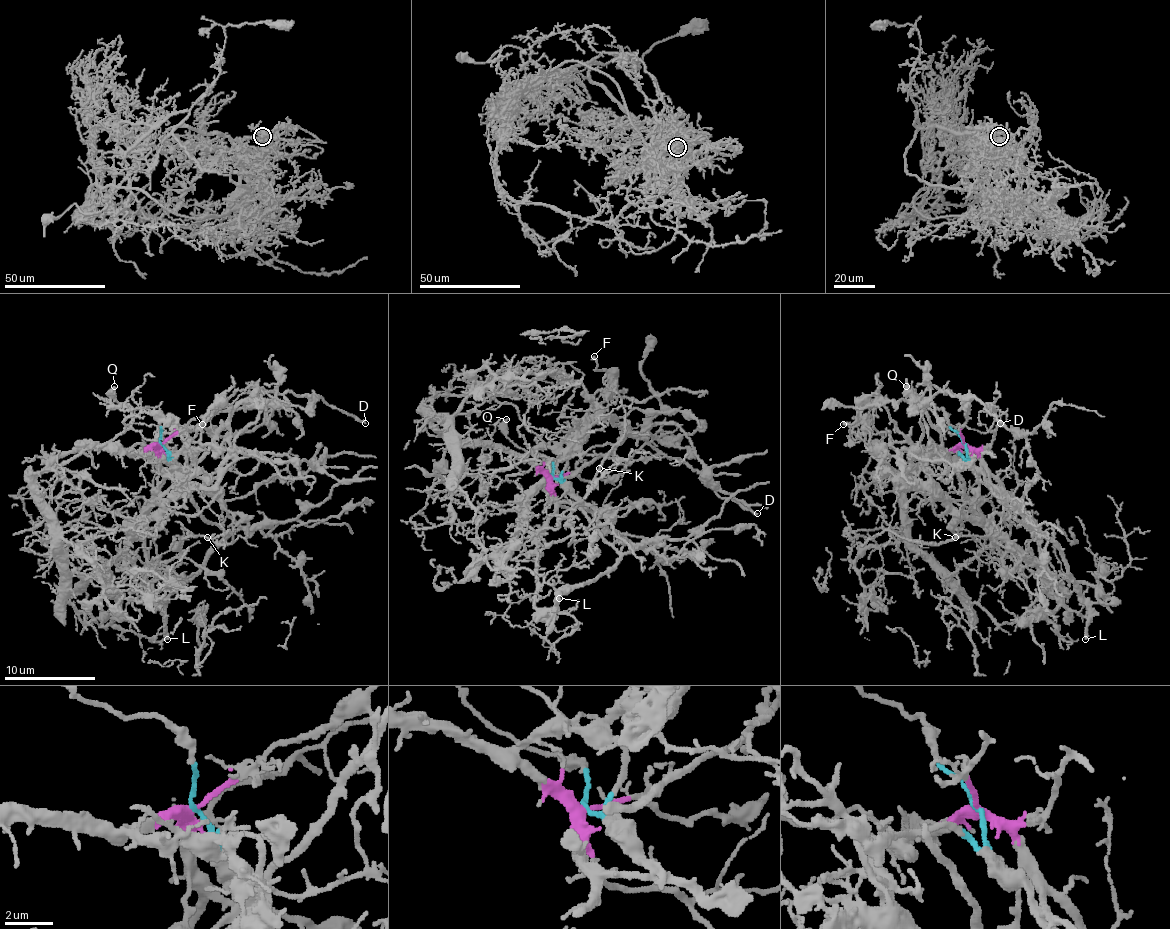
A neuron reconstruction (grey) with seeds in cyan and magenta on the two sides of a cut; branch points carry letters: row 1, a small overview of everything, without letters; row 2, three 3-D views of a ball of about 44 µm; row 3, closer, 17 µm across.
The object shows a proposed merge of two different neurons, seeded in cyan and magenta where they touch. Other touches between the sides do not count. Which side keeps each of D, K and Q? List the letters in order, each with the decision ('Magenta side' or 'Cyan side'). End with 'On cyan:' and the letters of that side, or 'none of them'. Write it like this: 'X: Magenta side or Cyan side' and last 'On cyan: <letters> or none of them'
D: Magenta side
K: Magenta side
Q: Cyan side
On cyan: Q

